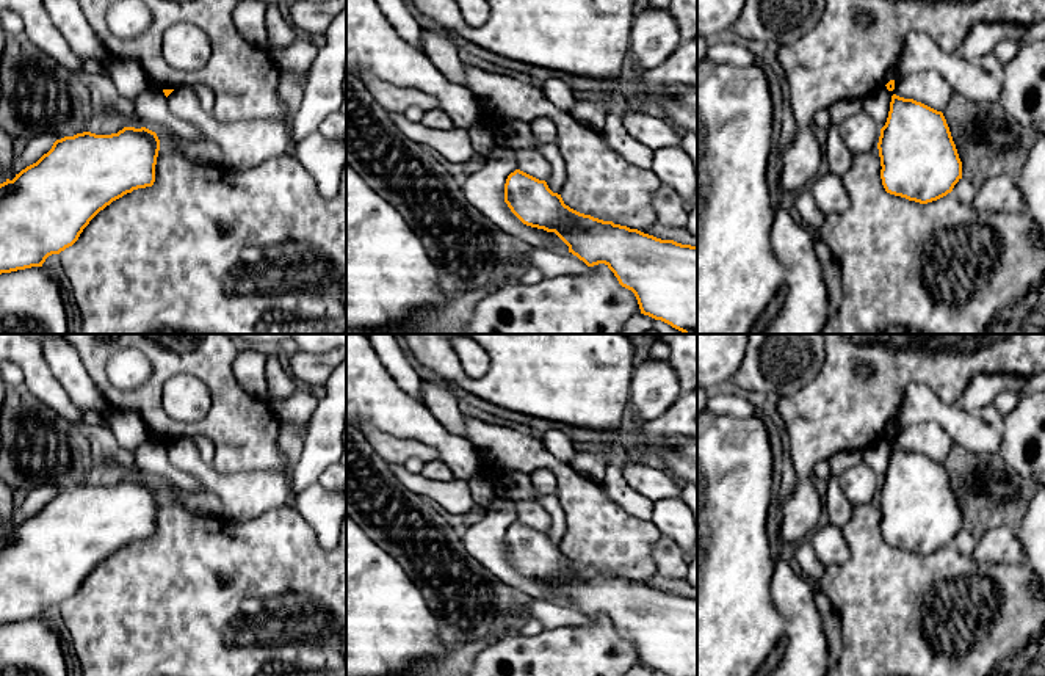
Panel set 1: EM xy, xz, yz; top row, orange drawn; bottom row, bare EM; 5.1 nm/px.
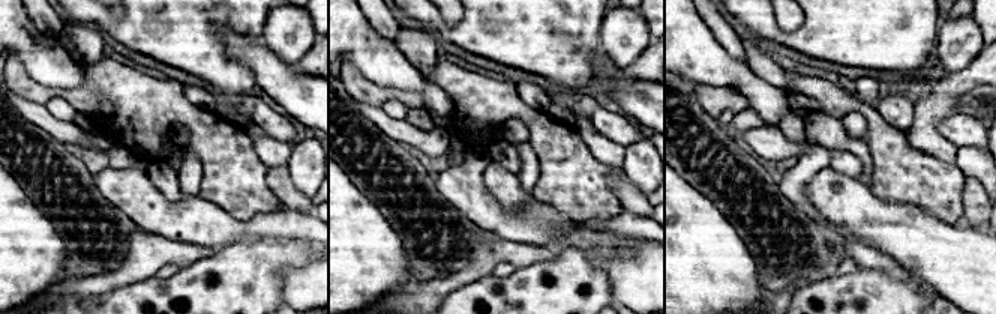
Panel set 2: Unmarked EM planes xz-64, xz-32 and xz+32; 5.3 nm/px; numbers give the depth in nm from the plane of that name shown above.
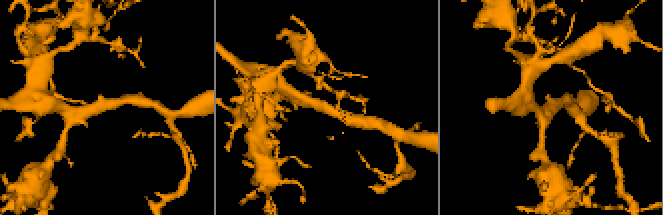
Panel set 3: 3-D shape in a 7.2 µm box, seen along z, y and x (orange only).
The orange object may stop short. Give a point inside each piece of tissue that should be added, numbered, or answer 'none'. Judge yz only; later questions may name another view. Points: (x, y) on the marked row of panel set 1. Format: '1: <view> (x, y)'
1: yz (929, 88)

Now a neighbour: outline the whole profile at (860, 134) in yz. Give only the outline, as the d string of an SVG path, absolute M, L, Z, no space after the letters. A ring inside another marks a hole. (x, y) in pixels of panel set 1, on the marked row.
M866 111L844 119L838 132L852 155L871 152L877 147L880 136L880 127Z

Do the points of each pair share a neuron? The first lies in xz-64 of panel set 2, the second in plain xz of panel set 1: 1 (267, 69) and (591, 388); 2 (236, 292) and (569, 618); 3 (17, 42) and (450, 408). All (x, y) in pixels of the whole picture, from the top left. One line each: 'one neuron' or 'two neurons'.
1: two neurons
2: two neurons
3: two neurons

